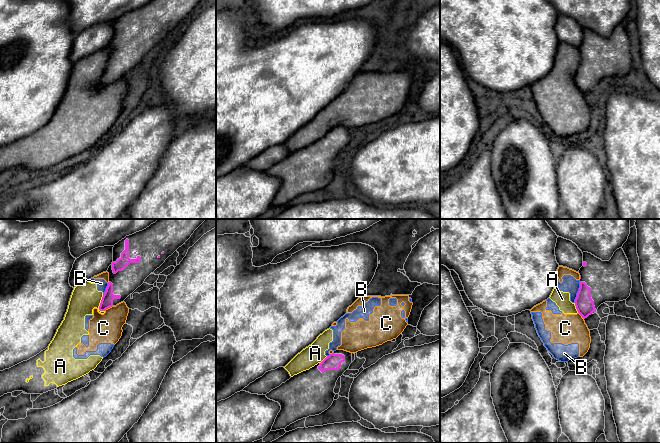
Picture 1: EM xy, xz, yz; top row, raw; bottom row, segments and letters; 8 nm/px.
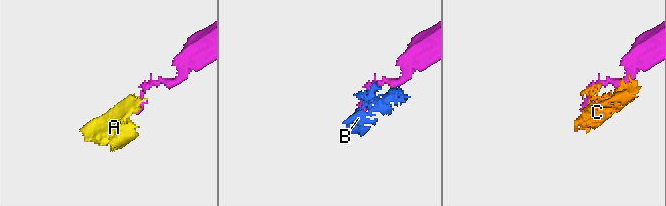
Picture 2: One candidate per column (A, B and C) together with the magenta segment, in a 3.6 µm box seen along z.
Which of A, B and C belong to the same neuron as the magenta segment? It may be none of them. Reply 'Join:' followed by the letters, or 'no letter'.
Join: no letter

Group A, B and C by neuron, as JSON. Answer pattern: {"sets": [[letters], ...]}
{"sets": [["A", "B", "C"]]}

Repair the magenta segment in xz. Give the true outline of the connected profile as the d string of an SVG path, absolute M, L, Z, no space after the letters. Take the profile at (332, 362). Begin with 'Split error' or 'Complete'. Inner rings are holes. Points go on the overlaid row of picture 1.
Split error. M336 350L327 356L321 363L318 363L309 370L294 375L279 387L266 394L270 400L278 402L281 410L278 413L271 431L285 429L290 424L307 418L319 415L327 410L333 403L334 388L339 377L348 370L352 363L352 353L344 350Z

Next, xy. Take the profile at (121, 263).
Split error. M158 219L113 247L109 282L99 310L116 306L181 247L206 219Z

